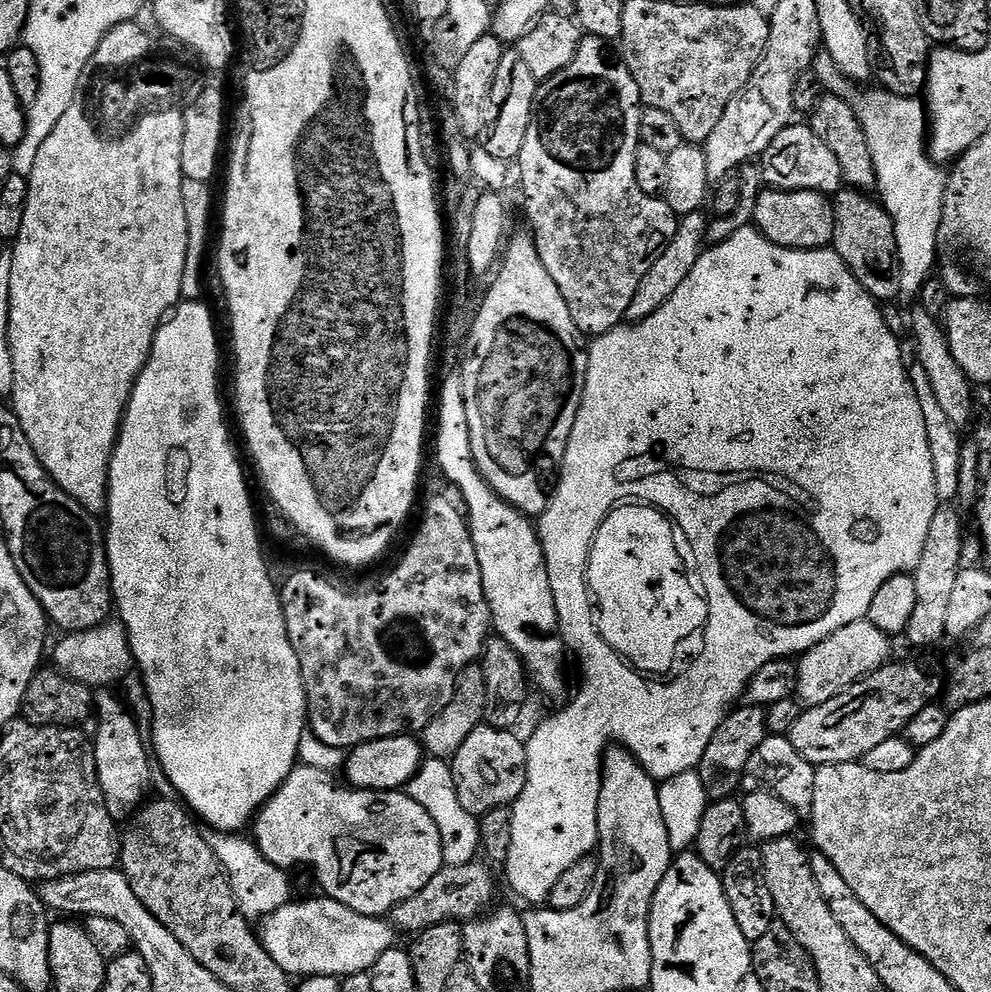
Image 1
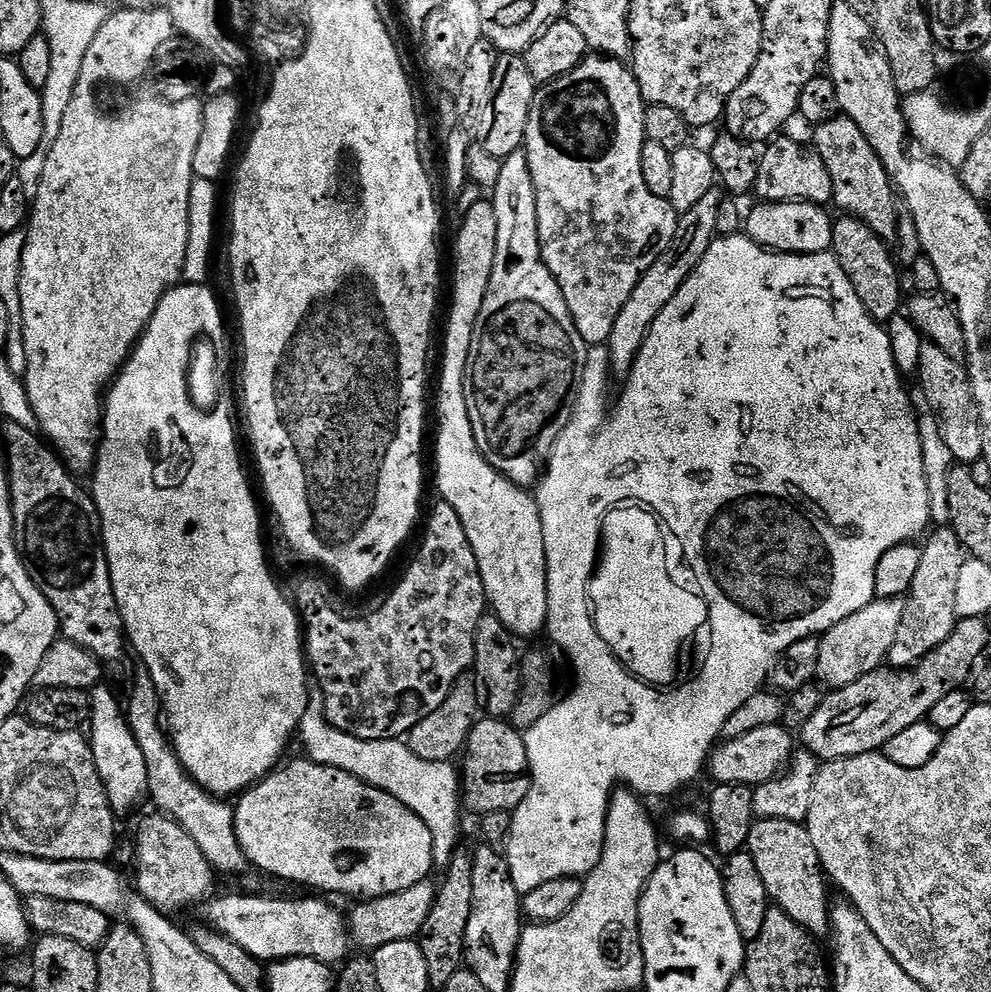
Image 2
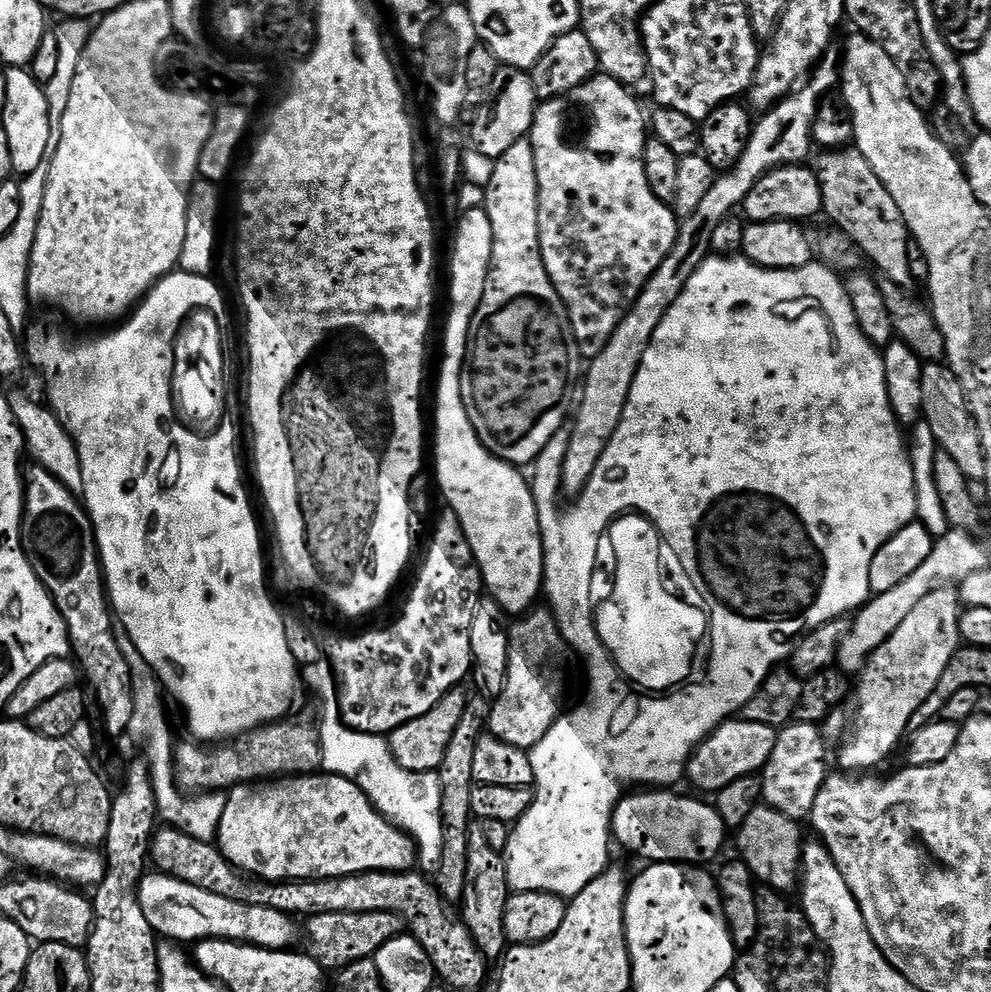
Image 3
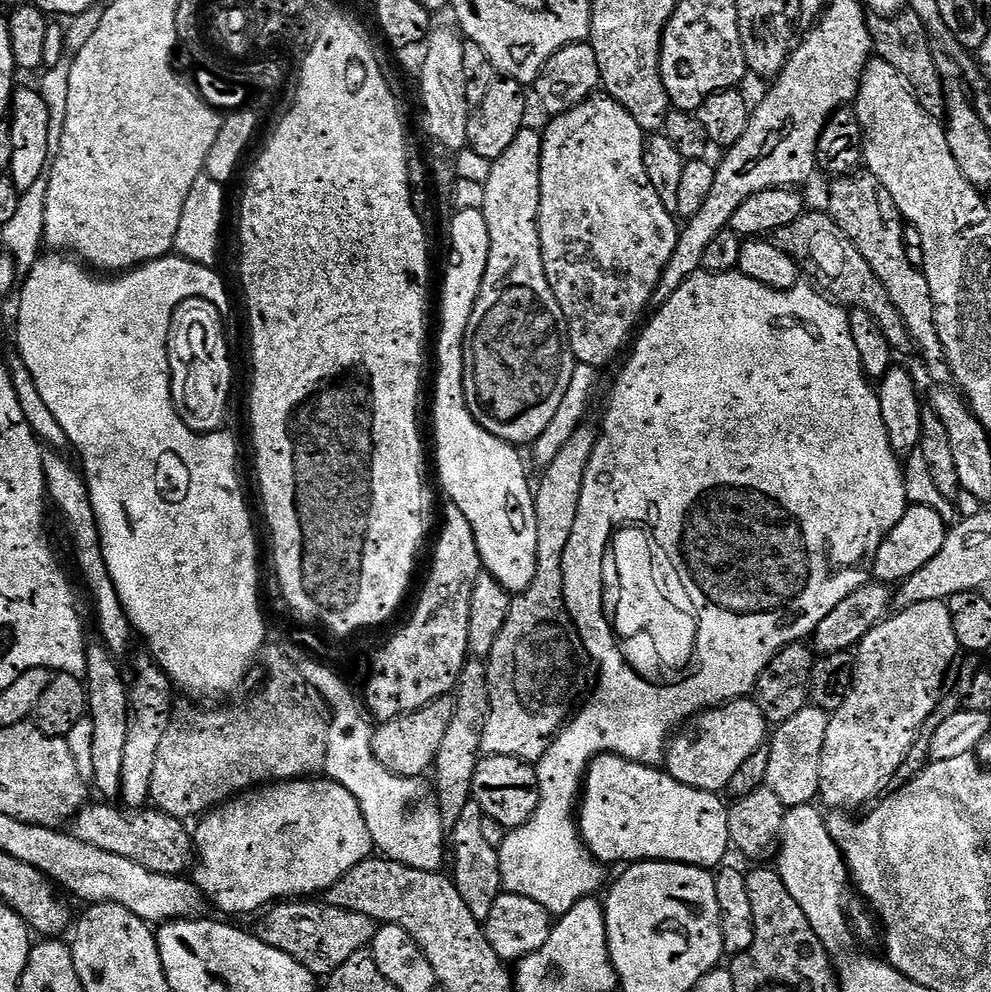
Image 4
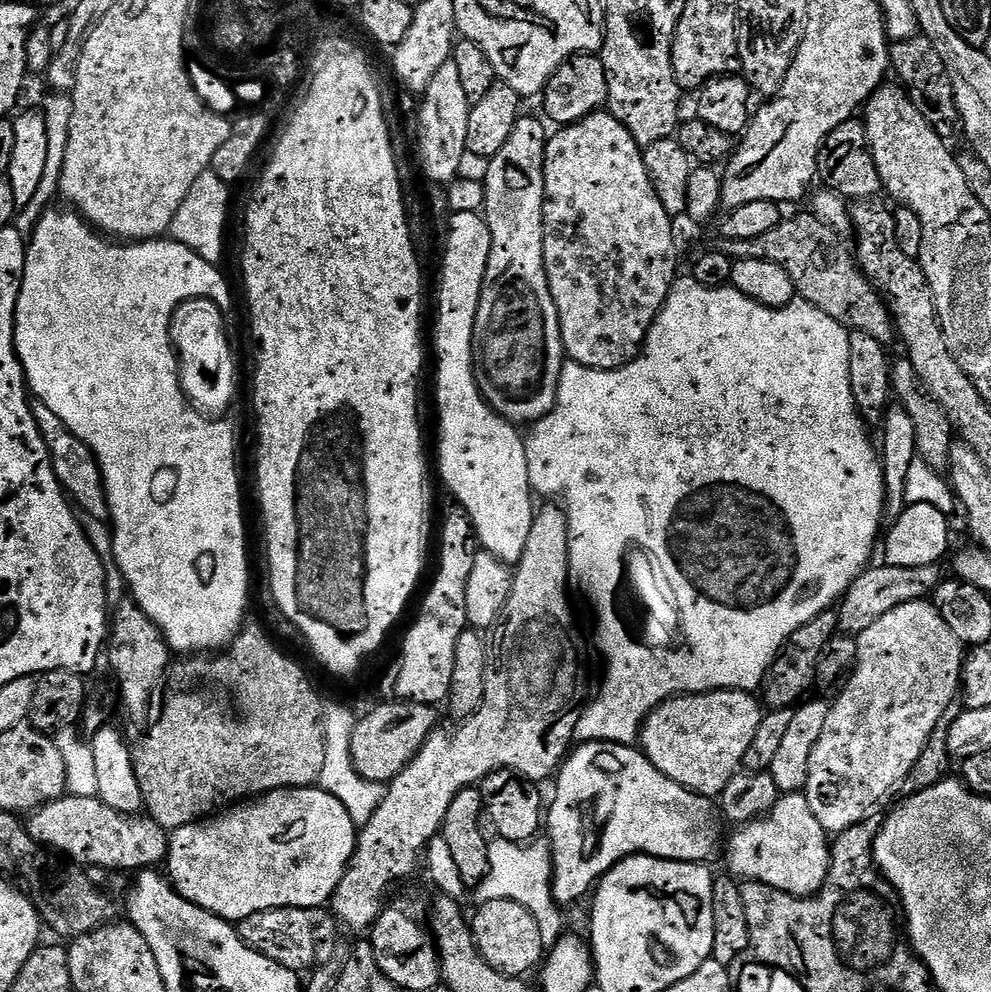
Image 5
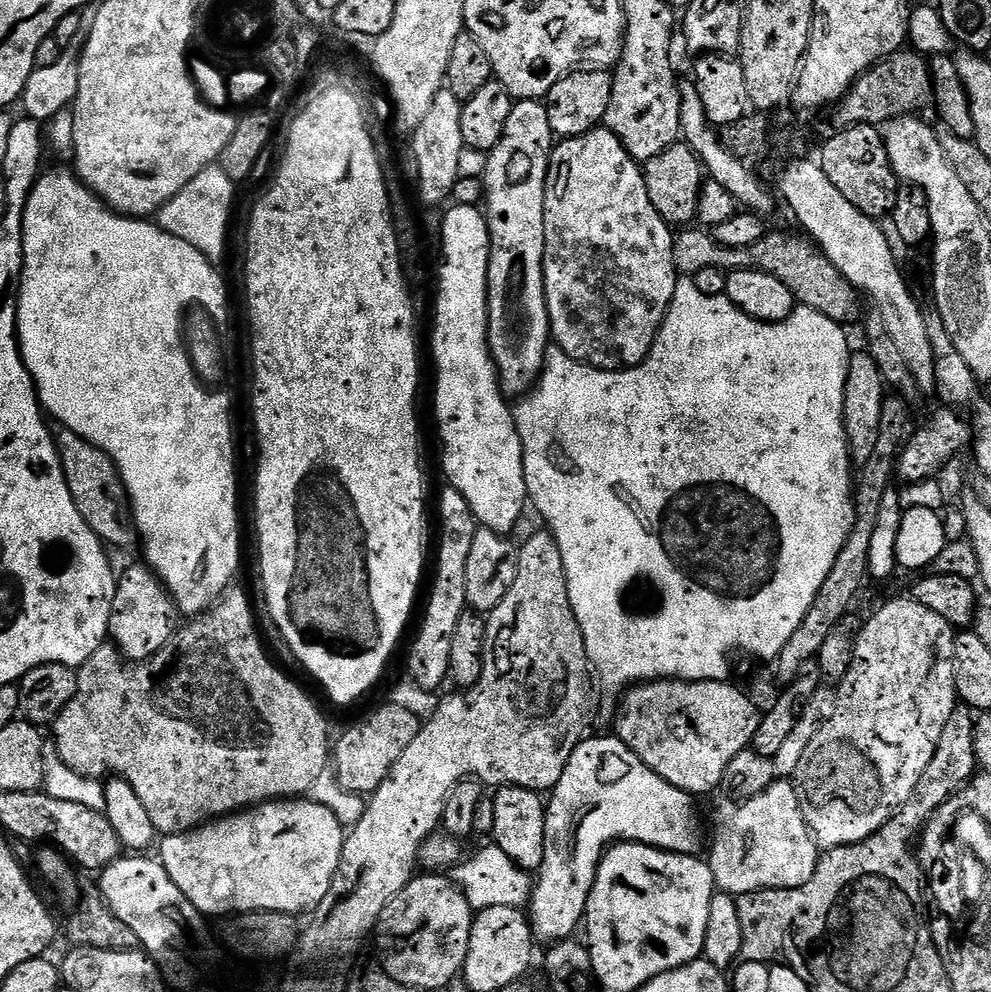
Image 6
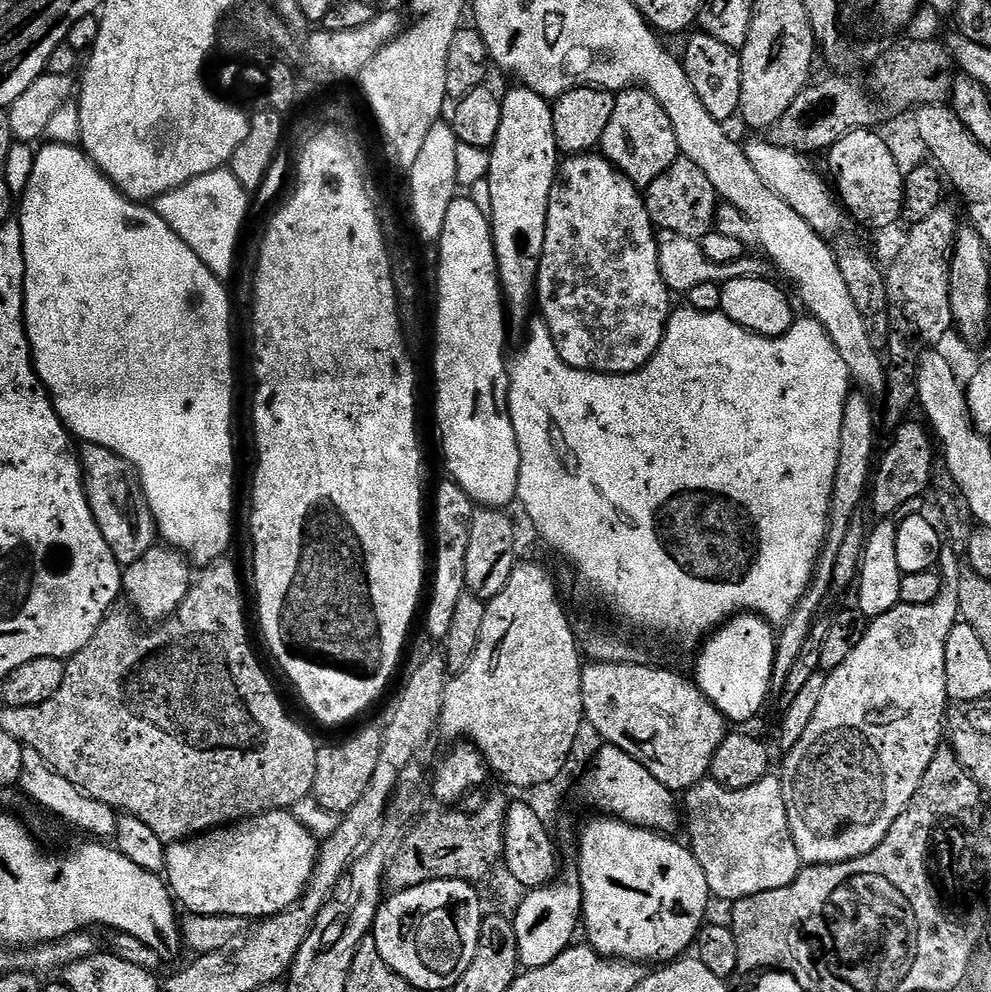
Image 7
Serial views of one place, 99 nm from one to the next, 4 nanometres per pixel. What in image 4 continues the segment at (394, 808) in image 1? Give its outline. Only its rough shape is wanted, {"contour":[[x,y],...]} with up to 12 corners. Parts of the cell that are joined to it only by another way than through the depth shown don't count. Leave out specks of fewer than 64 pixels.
{"contour":[[269,782],[194,828],[190,879],[232,916],[369,859],[354,794]]}

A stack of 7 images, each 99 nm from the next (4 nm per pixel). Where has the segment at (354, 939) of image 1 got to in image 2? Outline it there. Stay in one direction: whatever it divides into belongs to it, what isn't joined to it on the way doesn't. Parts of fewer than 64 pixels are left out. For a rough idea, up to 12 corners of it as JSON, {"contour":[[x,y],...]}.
{"contour":[[224,896],[207,923],[256,960],[349,955],[320,900]]}

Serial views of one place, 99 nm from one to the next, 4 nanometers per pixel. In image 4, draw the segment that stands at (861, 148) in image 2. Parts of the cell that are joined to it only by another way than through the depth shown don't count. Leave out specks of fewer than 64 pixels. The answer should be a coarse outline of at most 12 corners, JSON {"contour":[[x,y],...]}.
{"contour":[[835,177],[826,208],[898,306],[935,383],[952,380],[934,298],[890,190]]}

